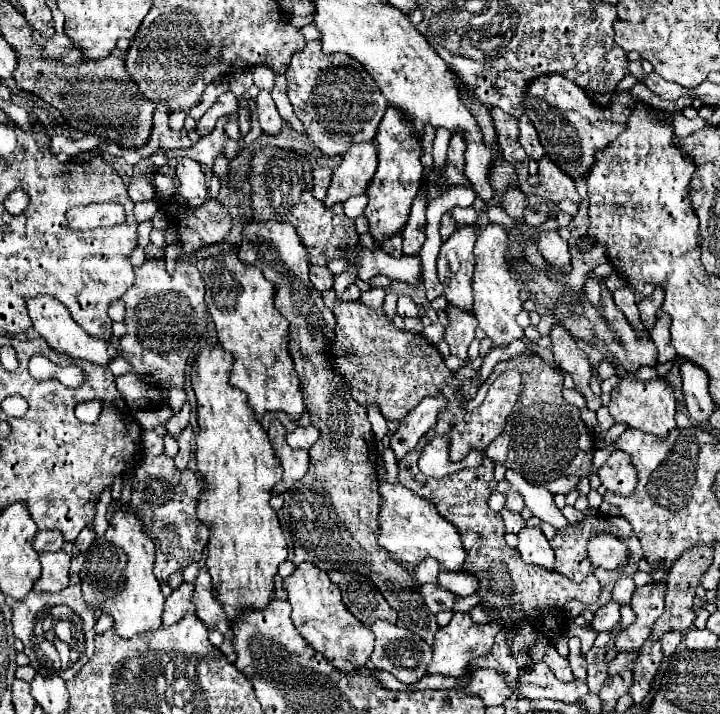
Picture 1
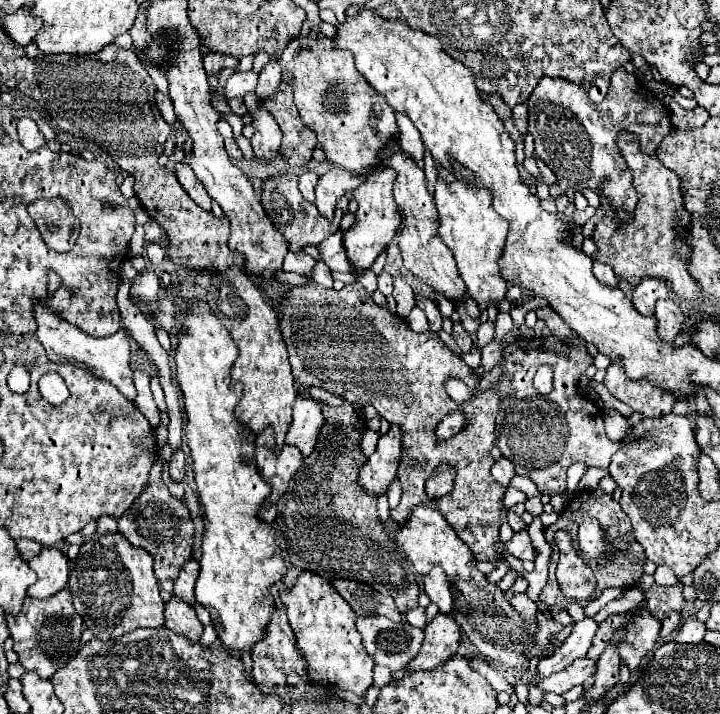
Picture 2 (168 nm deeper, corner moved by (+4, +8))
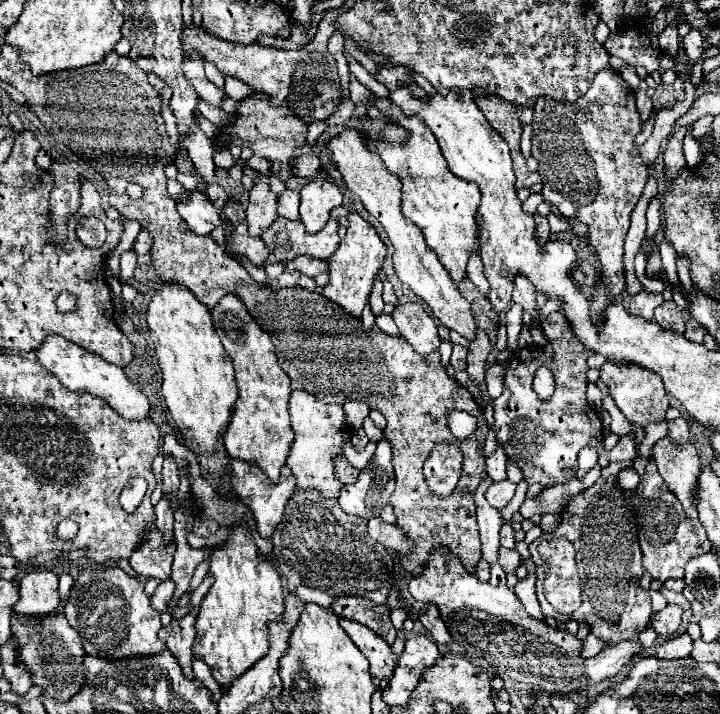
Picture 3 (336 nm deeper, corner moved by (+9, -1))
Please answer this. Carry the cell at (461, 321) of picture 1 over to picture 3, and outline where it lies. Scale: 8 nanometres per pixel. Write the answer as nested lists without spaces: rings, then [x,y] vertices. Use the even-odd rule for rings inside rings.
[[[453,344],[453,354],[451,354],[451,366],[455,370],[465,370],[467,362],[465,362],[465,356],[467,356],[467,350],[461,346],[461,344]]]

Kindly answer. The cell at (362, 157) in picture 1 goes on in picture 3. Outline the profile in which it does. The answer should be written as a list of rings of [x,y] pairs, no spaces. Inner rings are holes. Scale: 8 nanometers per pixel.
[[[313,180],[301,188],[301,222],[307,232],[315,234],[325,228],[329,212],[343,202],[341,188],[329,180]]]

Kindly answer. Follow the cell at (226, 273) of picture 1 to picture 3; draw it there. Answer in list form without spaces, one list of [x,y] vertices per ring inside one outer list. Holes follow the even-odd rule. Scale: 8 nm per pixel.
[[[227,294],[221,302],[211,310],[215,330],[225,346],[225,352],[231,356],[235,366],[235,378],[239,386],[239,398],[235,402],[235,410],[231,422],[225,430],[223,442],[231,458],[253,460],[261,466],[261,470],[273,480],[279,480],[279,470],[285,464],[289,444],[293,440],[293,432],[289,426],[289,376],[277,362],[275,346],[271,336],[251,318],[247,308],[243,306],[237,294]]]

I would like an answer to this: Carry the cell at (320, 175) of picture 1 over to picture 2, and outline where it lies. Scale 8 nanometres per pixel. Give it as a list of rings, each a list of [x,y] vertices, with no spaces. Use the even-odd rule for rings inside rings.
[[[306,171],[298,179],[298,189],[304,195],[304,199],[310,201],[310,203],[314,203],[314,187],[316,187],[316,183],[318,183],[318,175],[314,171]]]

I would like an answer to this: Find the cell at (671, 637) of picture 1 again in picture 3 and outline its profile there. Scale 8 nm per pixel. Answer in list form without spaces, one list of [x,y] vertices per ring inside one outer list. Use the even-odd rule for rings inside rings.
[[[667,604],[661,612],[655,612],[651,616],[651,626],[655,628],[655,632],[661,636],[661,638],[671,638],[677,628],[681,626],[681,614],[683,610],[675,604]]]

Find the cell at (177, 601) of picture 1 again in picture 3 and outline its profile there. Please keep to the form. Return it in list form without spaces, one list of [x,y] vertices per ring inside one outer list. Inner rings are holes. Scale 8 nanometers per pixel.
[[[185,616],[181,620],[171,620],[169,626],[159,630],[159,636],[163,636],[167,648],[175,654],[175,658],[181,664],[183,674],[192,680],[194,678],[192,669],[193,640],[195,640],[195,618],[193,616]],[[185,624],[185,626],[183,626]]]

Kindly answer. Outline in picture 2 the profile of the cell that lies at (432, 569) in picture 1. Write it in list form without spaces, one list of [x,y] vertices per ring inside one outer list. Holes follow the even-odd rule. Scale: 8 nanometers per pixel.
[[[434,567],[430,575],[424,577],[424,591],[432,603],[438,605],[440,613],[450,613],[452,611],[452,593],[448,589],[446,577],[440,567]]]

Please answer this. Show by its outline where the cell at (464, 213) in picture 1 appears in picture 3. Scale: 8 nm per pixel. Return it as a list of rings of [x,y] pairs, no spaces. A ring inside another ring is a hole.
[[[373,98],[377,108],[395,120],[397,126],[409,132],[407,144],[399,142],[377,142],[377,150],[389,172],[395,172],[403,182],[403,214],[421,228],[425,242],[437,252],[441,264],[451,270],[453,282],[459,286],[467,278],[467,260],[471,254],[481,250],[481,228],[477,224],[477,210],[481,204],[479,186],[457,178],[441,154],[441,148],[419,116],[403,116],[397,104],[385,98]]]

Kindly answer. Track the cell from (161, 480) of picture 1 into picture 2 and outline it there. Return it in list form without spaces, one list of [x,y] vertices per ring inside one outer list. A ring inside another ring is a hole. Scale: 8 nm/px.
[[[154,465],[150,471],[150,481],[146,491],[134,501],[132,509],[120,517],[118,531],[132,543],[132,547],[140,547],[156,559],[154,573],[158,581],[166,581],[166,579],[176,579],[180,567],[190,559],[194,523],[190,519],[186,501],[176,499],[168,491],[168,487],[162,483],[160,473],[162,473],[162,465]]]

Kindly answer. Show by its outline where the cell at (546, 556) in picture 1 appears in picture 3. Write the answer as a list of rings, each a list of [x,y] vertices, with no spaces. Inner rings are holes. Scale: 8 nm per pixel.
[[[499,548],[499,564],[507,574],[513,574],[521,564],[521,554],[517,550]]]

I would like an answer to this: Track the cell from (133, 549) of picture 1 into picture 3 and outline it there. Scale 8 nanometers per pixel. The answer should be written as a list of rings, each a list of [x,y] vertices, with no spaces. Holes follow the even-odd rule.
[[[85,566],[85,568],[81,568],[81,572],[71,588],[71,596],[63,602],[63,614],[69,620],[69,624],[79,632],[85,652],[91,656],[129,658],[129,656],[157,654],[165,648],[165,644],[157,636],[157,632],[161,628],[159,612],[151,606],[151,598],[145,594],[143,582],[139,578],[125,574],[119,566]]]

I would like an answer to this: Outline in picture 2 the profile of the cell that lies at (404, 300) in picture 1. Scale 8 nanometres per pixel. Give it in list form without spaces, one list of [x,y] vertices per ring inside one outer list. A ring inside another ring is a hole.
[[[414,307],[414,309],[410,311],[410,315],[408,315],[408,325],[410,325],[410,329],[416,331],[416,333],[428,331],[428,319],[426,319],[426,315],[424,315],[424,311],[422,311],[420,307]]]

